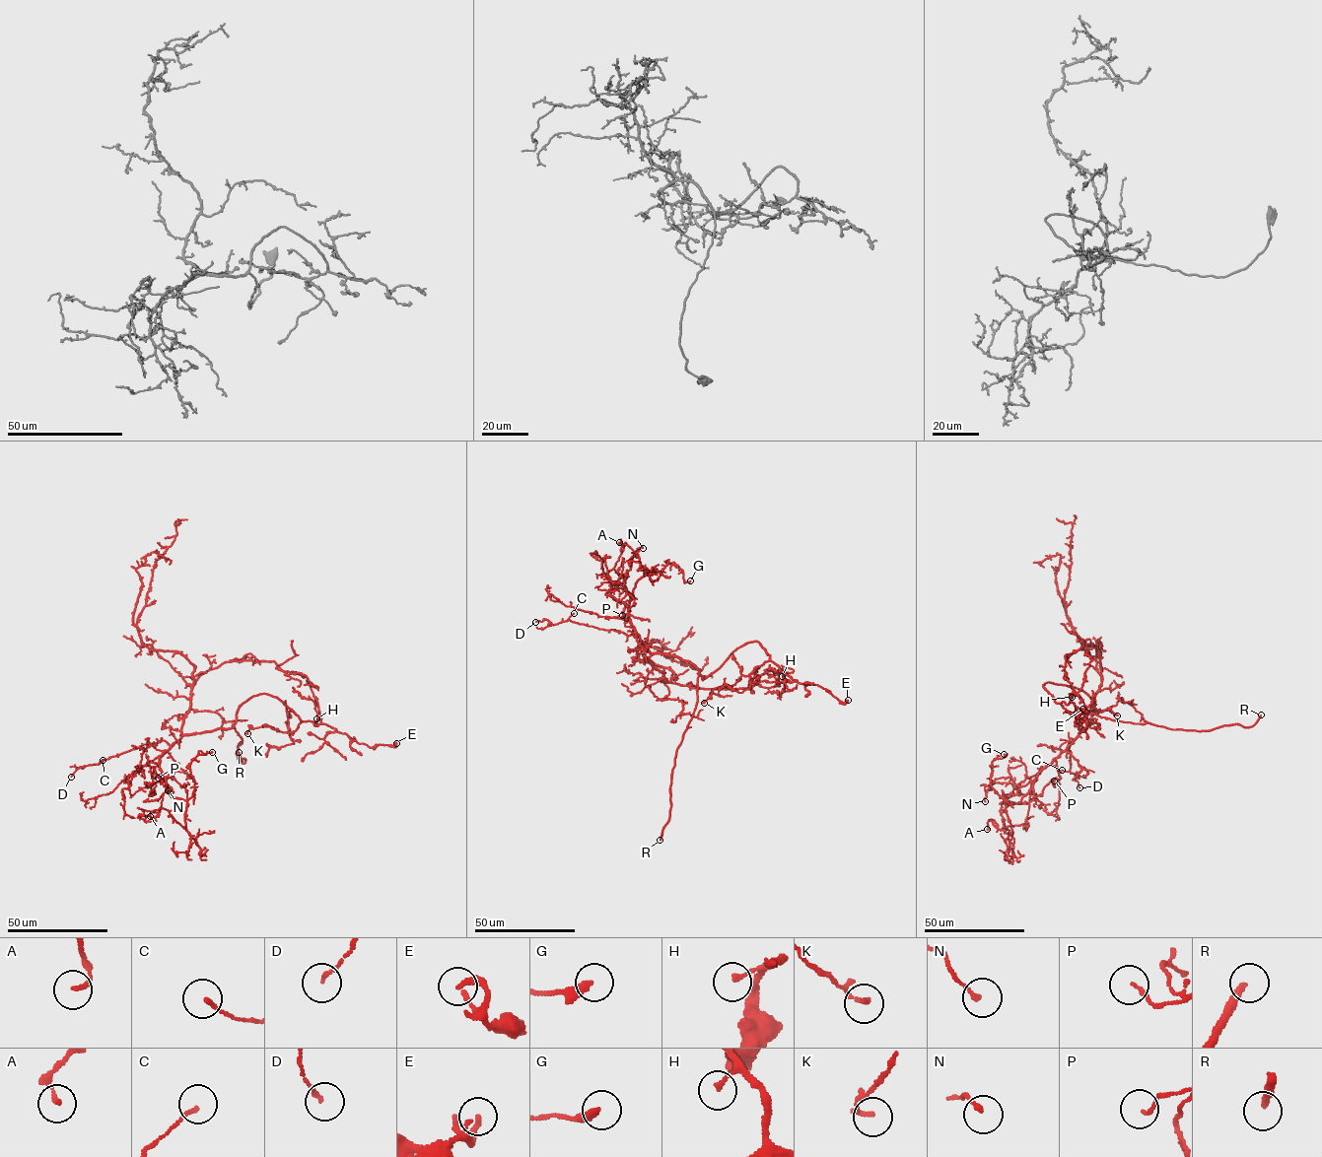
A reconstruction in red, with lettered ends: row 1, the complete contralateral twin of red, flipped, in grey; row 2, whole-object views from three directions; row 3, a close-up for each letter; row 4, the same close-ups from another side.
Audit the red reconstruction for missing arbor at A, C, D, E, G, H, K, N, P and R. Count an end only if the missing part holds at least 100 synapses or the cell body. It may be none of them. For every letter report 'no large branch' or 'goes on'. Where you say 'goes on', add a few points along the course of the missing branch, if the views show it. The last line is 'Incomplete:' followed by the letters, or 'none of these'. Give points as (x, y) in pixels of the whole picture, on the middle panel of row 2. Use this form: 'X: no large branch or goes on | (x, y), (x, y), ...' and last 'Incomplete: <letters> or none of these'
A: no large branch
C: no large branch
D: no large branch
E: no large branch
G: no large branch
H: no large branch
K: no large branch
N: no large branch
P: no large branch
R: goes on | (660, 840), (659, 844), (663, 846), (691, 848)
Incomplete: R

